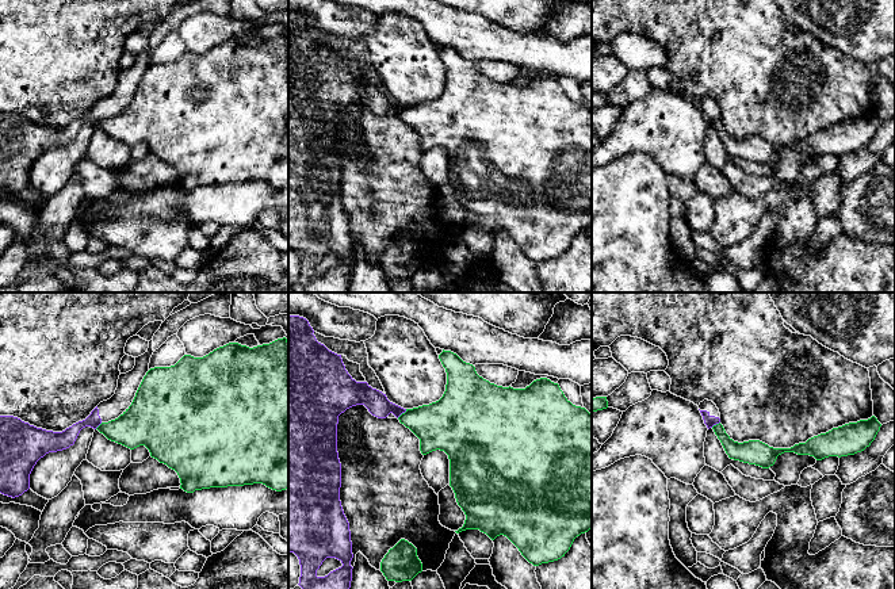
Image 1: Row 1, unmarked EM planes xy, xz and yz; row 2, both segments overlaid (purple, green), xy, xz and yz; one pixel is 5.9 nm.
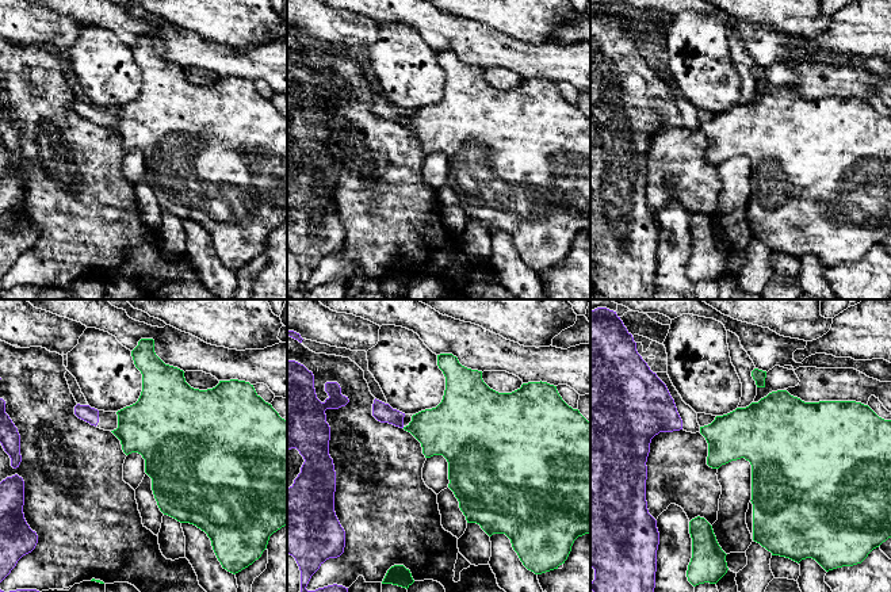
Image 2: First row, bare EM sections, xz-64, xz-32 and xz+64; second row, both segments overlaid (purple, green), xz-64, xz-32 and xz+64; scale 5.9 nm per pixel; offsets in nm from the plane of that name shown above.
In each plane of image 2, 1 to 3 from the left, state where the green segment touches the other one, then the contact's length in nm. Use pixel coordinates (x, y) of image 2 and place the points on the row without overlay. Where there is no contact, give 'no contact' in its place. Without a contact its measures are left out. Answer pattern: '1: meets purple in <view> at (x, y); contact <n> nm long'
1: no contact
2: no contact
3: no contact

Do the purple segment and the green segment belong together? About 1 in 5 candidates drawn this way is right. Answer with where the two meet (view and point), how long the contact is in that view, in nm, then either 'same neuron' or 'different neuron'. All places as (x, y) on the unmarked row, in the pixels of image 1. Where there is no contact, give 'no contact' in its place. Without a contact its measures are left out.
contact xz (401, 110); length 80 nm; different neuron

